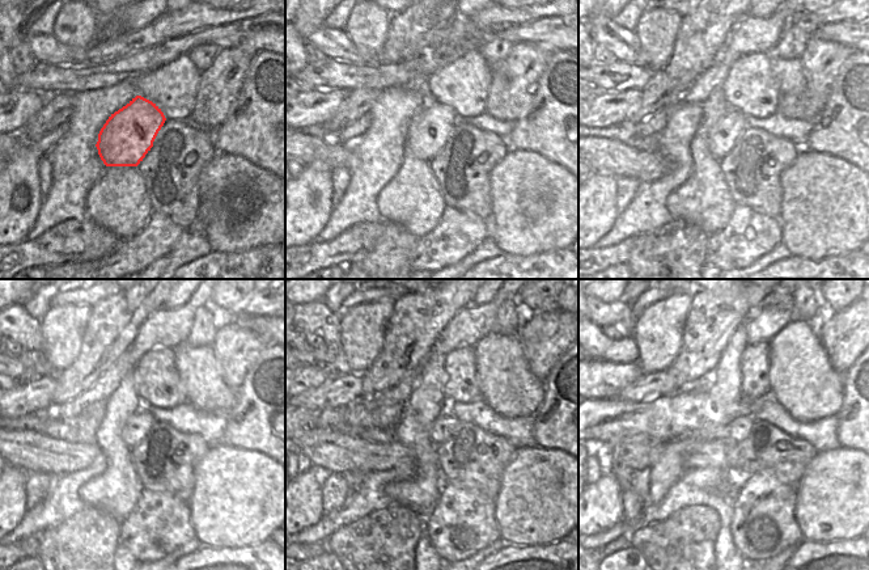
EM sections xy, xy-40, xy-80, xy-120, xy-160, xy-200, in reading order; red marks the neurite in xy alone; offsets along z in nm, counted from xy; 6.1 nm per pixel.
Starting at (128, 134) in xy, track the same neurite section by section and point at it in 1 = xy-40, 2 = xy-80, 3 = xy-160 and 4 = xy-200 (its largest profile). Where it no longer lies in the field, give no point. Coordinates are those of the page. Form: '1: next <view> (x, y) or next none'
1: next xy-40 (427, 132)
2: next xy-80 (725, 132)
3: next xy-160 (440, 430)
4: next xy-200 (737, 429)

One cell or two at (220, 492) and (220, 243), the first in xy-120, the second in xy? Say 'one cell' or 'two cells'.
one cell

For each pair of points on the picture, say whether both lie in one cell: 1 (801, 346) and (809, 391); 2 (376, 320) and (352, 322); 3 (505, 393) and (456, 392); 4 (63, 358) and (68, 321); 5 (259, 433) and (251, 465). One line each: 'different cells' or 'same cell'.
1: same cell
2: same cell
3: different cells
4: same cell
5: different cells

